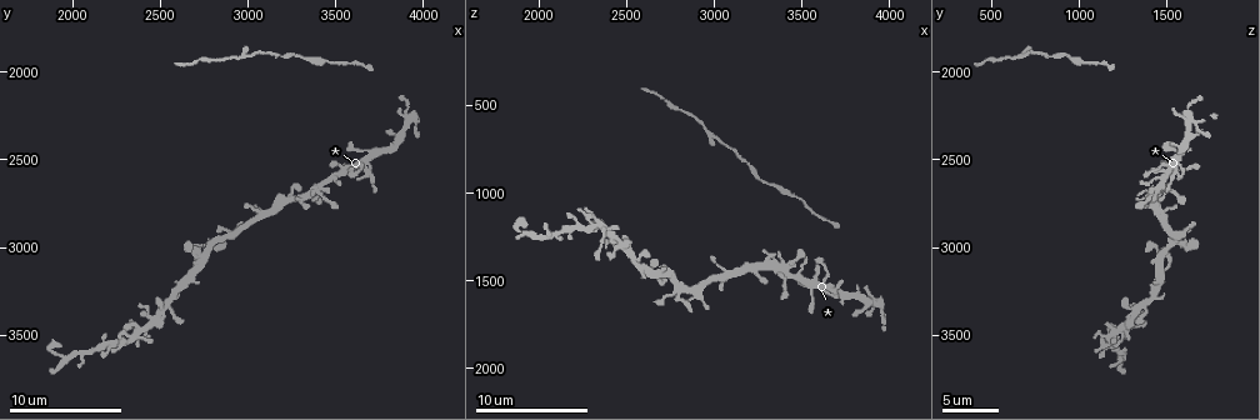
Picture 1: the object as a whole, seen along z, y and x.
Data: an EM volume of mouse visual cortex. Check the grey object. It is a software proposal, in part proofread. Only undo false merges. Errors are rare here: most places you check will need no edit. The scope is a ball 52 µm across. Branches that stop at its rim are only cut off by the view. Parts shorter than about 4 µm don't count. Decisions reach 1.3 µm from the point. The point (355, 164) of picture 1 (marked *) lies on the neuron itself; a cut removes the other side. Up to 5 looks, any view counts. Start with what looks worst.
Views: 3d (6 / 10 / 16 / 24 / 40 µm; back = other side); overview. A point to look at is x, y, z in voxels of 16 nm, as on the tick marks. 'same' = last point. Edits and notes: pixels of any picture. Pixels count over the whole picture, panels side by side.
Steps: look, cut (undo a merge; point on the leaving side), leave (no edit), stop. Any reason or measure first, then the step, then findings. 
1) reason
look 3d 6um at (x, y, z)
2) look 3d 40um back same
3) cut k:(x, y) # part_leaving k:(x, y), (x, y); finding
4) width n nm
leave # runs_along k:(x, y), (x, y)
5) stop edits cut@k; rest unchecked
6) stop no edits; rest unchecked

thin neck
look 3d 6um at (2340, 3520, 1180)

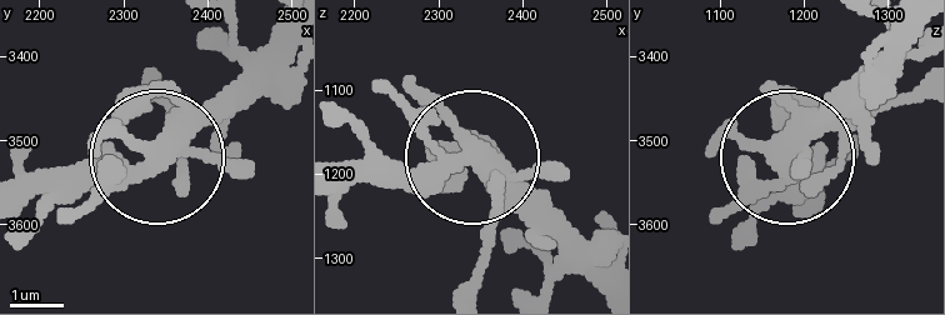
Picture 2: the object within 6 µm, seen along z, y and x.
look 3d 6um back at (2325, 3530, 1185)

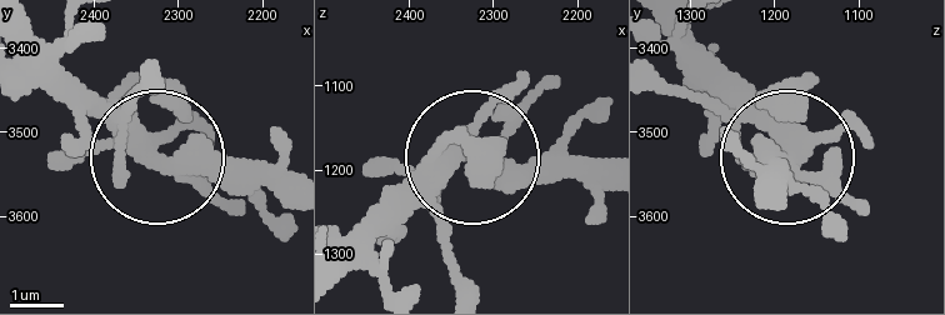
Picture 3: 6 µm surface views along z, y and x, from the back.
leave # runs_along 3:(31, 36), (153, 153), (288, 170); one neuron here

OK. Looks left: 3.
three arms meet
look 3d 10um at (2000, 3640, 1260)

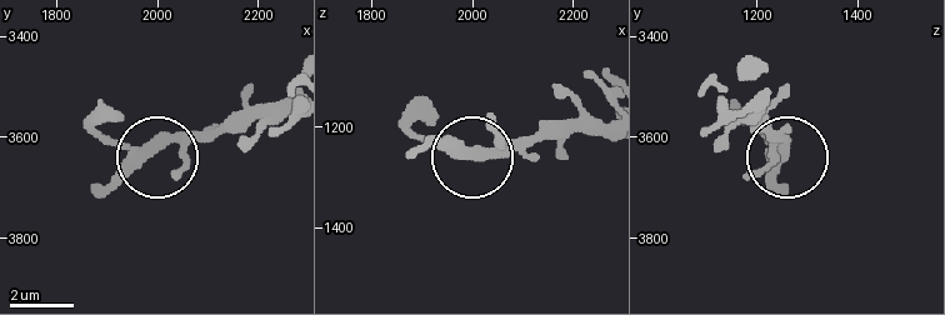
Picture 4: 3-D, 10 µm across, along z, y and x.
leave # runs_along 4:(606, 126), (558, 126), (518, 151), (453, 151), (408, 129); all the same neuron

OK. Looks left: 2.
look 3d 10um at (2780, 2960, 1520)

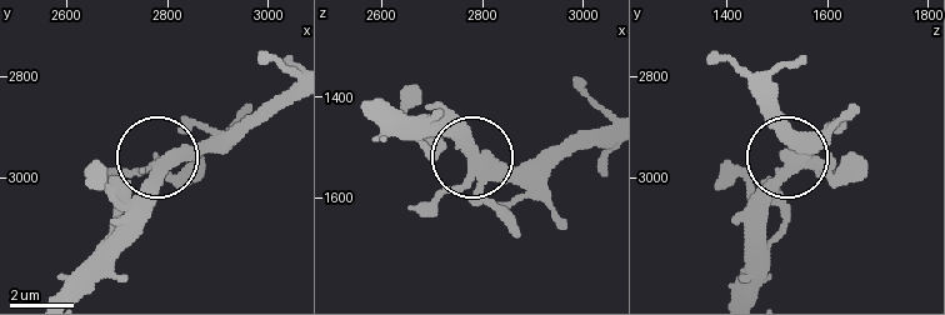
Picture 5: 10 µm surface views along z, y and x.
width 380 nm
leave # runs_along 5:(293, 86), (220, 135), (131, 170), (110, 170); all the same neuron

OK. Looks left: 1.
stop no edits; rest unchecked

